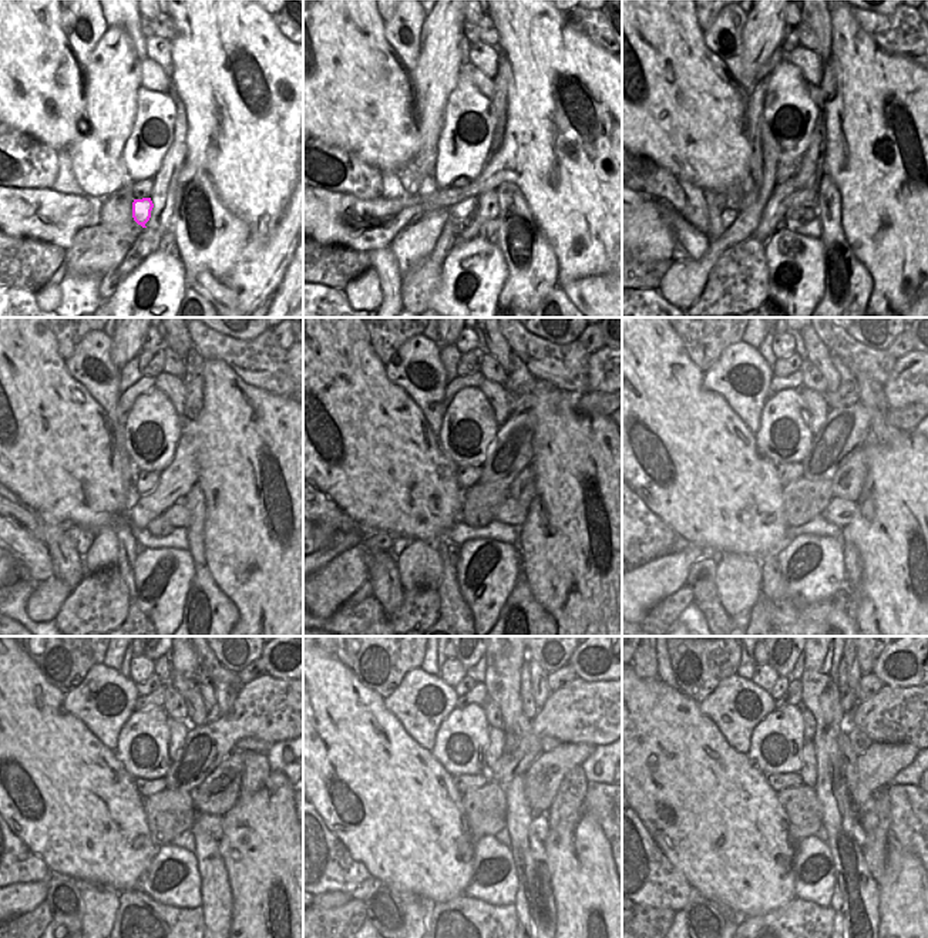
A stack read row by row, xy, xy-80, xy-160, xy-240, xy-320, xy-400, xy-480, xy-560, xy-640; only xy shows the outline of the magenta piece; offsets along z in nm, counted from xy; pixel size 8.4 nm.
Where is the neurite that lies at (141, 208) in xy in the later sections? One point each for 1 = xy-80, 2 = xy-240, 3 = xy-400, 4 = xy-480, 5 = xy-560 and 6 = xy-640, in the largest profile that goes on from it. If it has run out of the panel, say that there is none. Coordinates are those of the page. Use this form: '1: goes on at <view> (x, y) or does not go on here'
1: goes on at xy-80 (464, 209)
2: goes on at xy-240 (178, 515)
3: goes on at xy-400 (839, 511)
4: goes on at xy-480 (212, 824)
5: goes on at xy-560 (540, 823)
6: goes on at xy-640 (857, 830)

